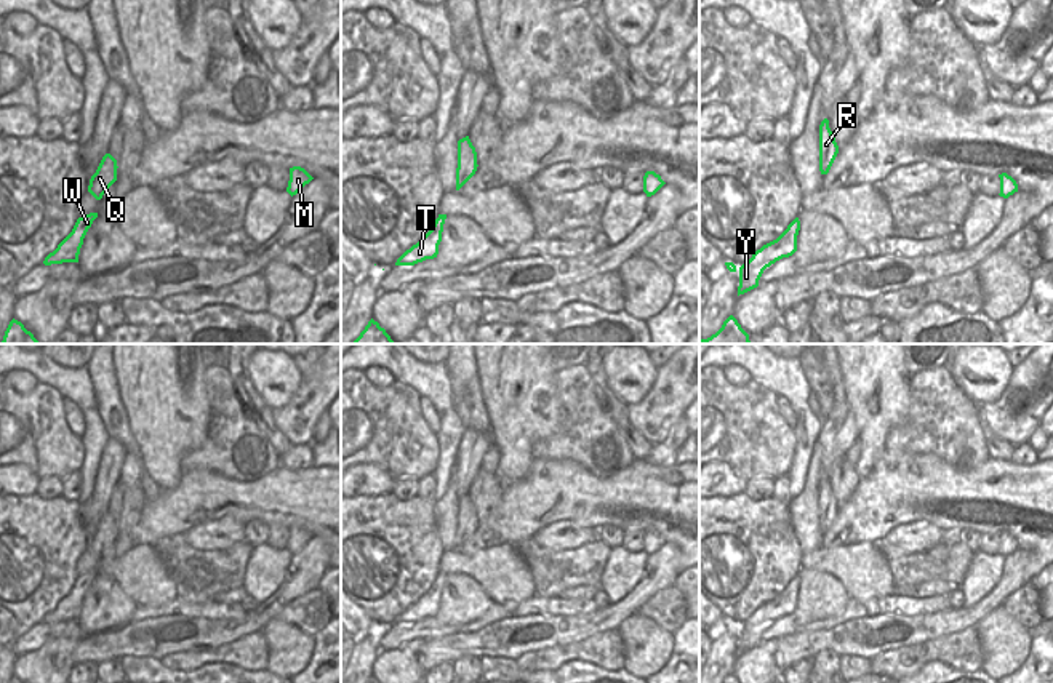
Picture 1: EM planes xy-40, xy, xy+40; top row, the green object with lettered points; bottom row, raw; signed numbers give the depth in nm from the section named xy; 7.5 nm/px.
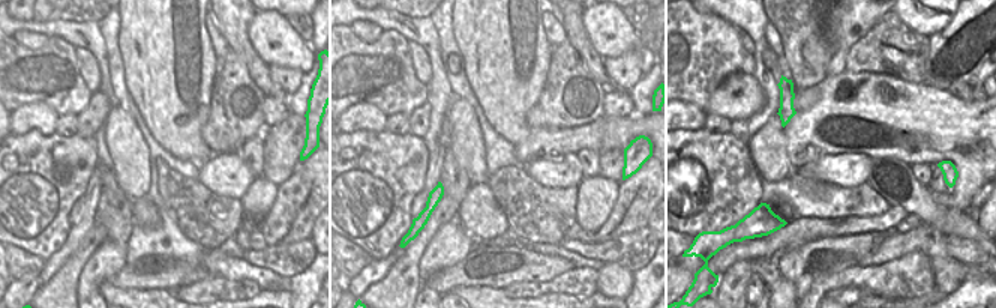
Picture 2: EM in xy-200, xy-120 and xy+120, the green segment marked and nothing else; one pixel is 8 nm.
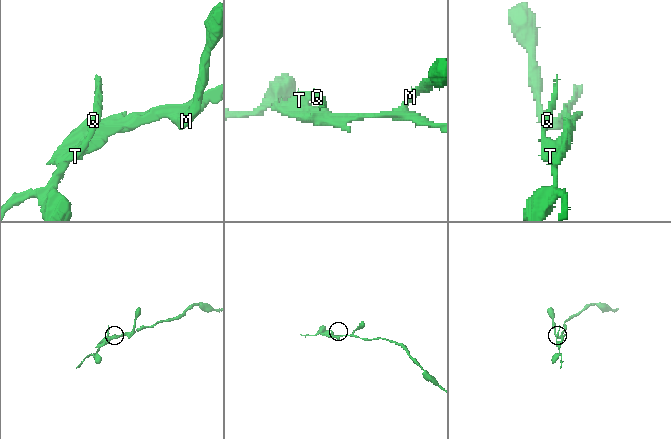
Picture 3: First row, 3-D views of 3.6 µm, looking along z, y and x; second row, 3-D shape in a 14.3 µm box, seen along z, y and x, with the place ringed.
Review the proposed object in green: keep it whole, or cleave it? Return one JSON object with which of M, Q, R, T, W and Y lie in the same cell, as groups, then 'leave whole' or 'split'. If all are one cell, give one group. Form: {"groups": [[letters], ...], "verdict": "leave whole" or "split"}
{"groups": [["M"], ["Q", "R", "T", "W", "Y"]], "verdict": "split"}

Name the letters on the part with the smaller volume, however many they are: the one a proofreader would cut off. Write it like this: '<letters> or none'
Q, R, T, W, Y

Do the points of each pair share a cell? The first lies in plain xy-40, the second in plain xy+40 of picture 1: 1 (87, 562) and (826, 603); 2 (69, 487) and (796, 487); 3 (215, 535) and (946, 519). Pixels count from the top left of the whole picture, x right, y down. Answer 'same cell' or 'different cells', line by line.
1: different cells
2: different cells
3: different cells

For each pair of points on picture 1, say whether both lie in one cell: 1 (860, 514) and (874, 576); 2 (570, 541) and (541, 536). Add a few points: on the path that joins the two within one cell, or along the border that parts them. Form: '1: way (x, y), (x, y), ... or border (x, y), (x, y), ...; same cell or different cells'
1: border (877, 543), (860, 541), (829, 547); different cells
2: way (564, 536), (548, 536); same cell

